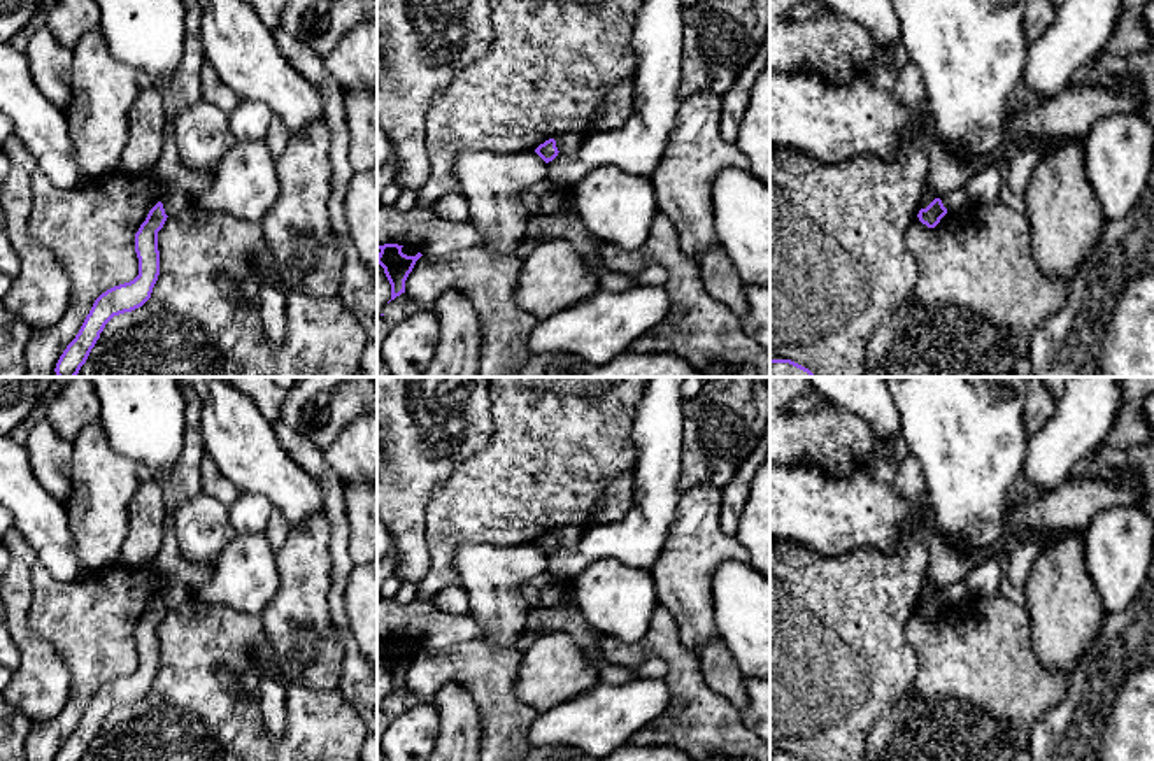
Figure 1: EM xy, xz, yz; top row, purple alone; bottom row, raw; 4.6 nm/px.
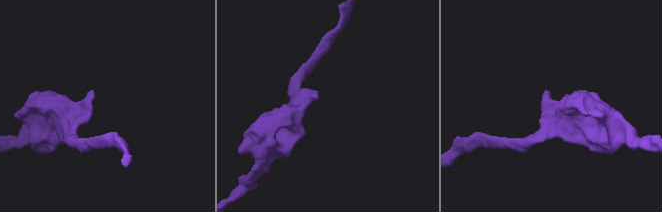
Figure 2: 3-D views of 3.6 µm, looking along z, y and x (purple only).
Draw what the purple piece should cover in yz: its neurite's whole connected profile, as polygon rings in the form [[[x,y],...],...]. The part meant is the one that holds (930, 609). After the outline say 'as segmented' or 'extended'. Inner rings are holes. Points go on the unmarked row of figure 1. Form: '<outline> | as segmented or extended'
[[[935,591],[926,601],[919,603],[917,610],[928,621],[935,621],[945,607],[947,601],[944,600],[942,593]]] | as segmented

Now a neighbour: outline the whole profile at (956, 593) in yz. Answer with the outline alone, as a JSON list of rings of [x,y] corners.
[[[965,580],[949,584],[944,591],[940,591],[947,605],[959,605],[970,598],[968,586]]]

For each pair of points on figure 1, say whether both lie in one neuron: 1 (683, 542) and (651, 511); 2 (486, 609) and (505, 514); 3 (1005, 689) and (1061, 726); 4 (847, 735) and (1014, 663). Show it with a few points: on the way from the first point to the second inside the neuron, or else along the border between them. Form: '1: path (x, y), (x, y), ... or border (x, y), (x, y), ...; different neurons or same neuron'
1: border (681, 493), (665, 546), (653, 565); different neurons
2: border (534, 542), (520, 546), (465, 542), (458, 549); different neurons
3: border (1067, 679), (1065, 696), (1042, 716), (1028, 742); different neurons
4: border (904, 696), (877, 718), (865, 742); different neurons

